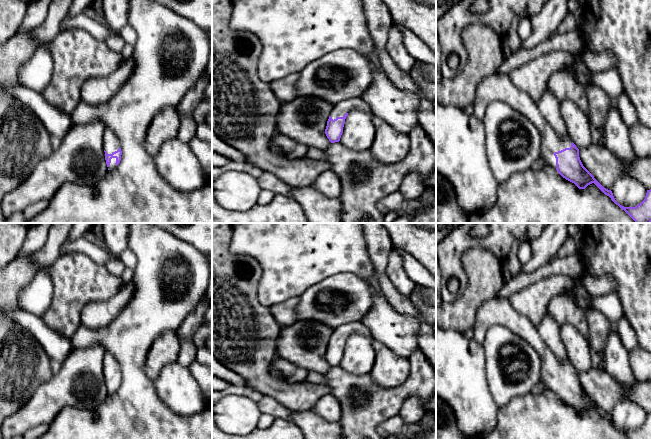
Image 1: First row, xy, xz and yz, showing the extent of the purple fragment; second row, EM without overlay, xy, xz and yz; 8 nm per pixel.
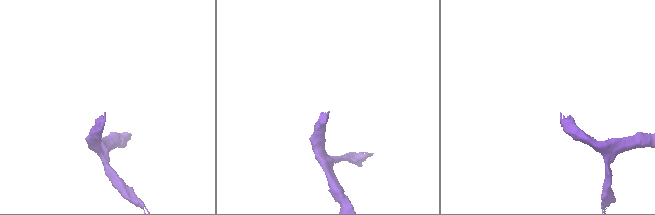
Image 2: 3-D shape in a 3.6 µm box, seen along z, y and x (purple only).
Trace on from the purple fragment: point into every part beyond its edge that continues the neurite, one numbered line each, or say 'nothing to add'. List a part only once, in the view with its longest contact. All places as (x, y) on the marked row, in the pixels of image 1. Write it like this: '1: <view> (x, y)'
1: yz (498, 86)

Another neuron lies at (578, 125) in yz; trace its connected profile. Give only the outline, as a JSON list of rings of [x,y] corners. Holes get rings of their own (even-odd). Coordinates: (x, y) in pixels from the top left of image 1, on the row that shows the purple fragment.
[[[563,100],[560,103],[560,113],[569,138],[576,147],[579,150],[589,147],[592,144],[589,116],[570,100]]]

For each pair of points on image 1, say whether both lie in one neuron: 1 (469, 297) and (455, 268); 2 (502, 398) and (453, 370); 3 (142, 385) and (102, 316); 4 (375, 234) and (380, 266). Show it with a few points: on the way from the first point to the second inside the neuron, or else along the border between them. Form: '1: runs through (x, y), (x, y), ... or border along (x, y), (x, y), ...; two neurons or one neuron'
1: border along (463, 265), (467, 285), (460, 293); two neurons
2: border along (485, 368), (487, 384), (498, 408); two neurons
3: border along (123, 308), (107, 325), (95, 329), (83, 325); two neurons
4: runs through (378, 242), (379, 258); one neuron

